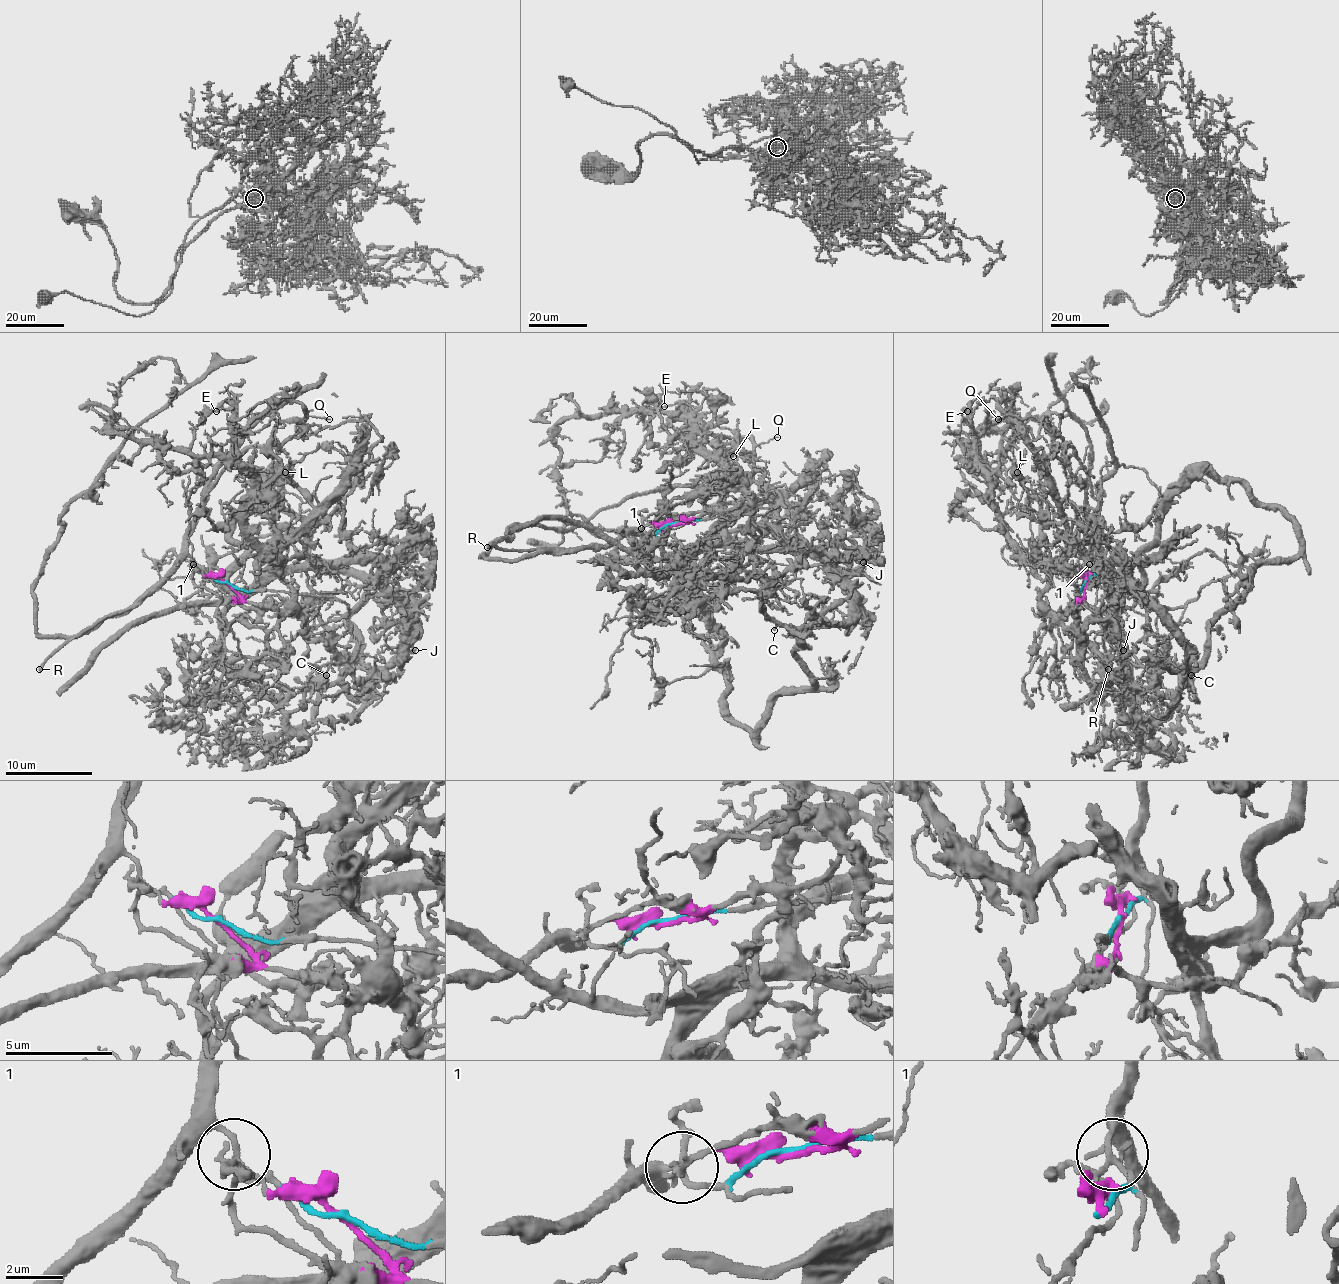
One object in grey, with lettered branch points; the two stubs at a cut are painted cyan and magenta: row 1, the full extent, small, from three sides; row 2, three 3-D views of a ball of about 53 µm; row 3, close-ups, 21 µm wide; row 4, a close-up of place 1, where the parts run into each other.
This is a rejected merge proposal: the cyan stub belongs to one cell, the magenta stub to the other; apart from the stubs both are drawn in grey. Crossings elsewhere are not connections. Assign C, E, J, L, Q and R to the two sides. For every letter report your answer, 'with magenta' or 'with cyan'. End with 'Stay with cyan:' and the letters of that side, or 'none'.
C: with magenta
E: with magenta
J: with magenta
L: with magenta
Q: with cyan
R: with cyan
Stay with cyan: Q, R

